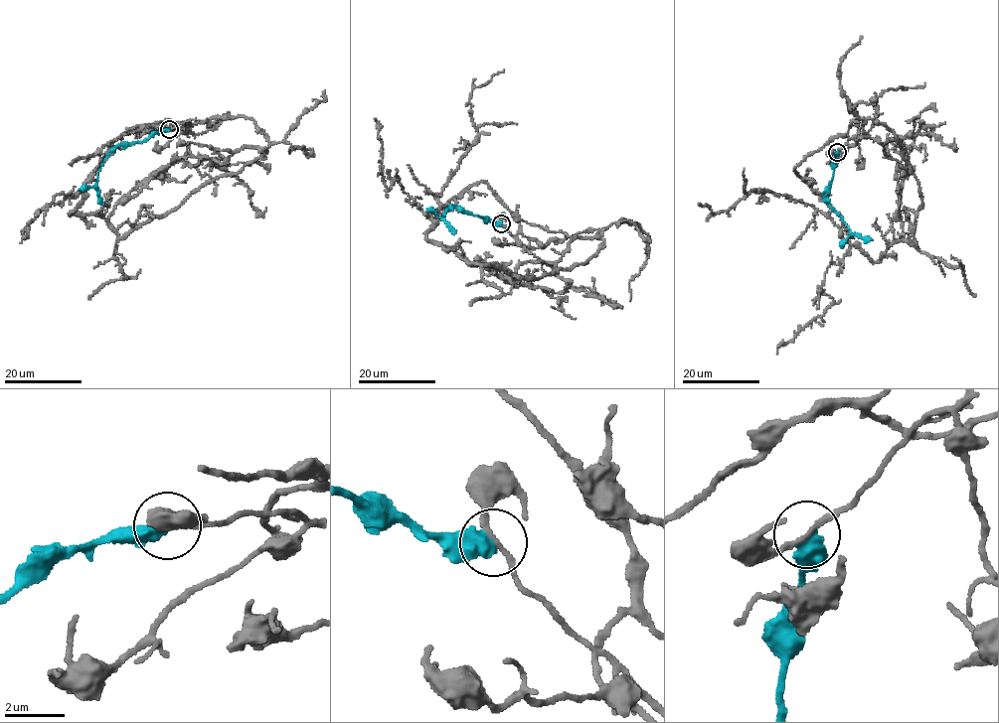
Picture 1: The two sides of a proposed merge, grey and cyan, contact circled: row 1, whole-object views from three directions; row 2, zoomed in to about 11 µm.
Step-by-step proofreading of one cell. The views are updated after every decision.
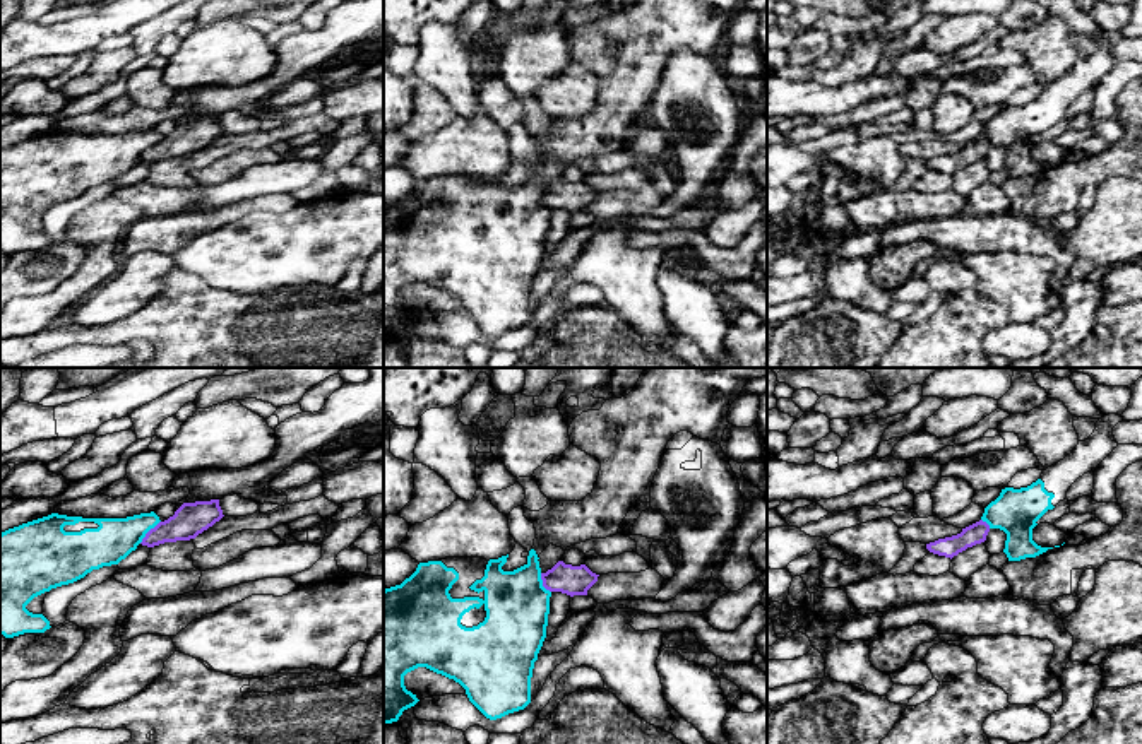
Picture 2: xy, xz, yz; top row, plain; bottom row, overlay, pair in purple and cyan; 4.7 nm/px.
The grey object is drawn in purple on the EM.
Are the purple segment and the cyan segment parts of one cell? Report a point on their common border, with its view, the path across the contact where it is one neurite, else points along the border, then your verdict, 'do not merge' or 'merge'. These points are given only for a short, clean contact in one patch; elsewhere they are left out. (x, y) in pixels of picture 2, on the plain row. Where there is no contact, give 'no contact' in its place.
contact xy (148, 149); do not merge

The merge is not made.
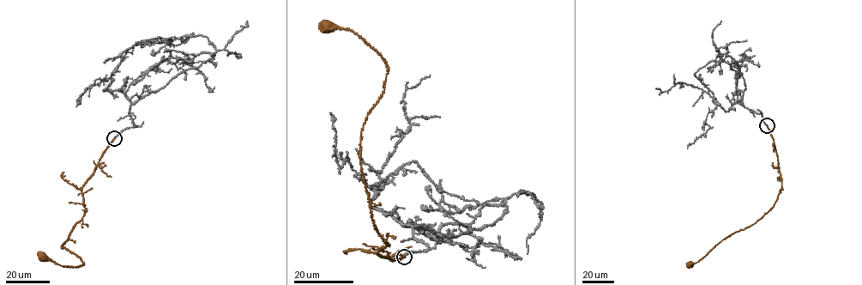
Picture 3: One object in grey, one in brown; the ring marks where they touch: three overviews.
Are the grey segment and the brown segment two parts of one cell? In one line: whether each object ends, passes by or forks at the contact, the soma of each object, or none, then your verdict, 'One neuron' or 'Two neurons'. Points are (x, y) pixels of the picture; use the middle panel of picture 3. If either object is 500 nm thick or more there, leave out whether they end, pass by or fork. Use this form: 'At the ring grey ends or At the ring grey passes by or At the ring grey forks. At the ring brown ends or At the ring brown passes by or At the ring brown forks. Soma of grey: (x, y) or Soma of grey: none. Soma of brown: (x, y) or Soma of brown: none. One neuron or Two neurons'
At the ring grey ends. At the ring brown ends. Soma of grey: none. Soma of brown: (327, 27). One neuron

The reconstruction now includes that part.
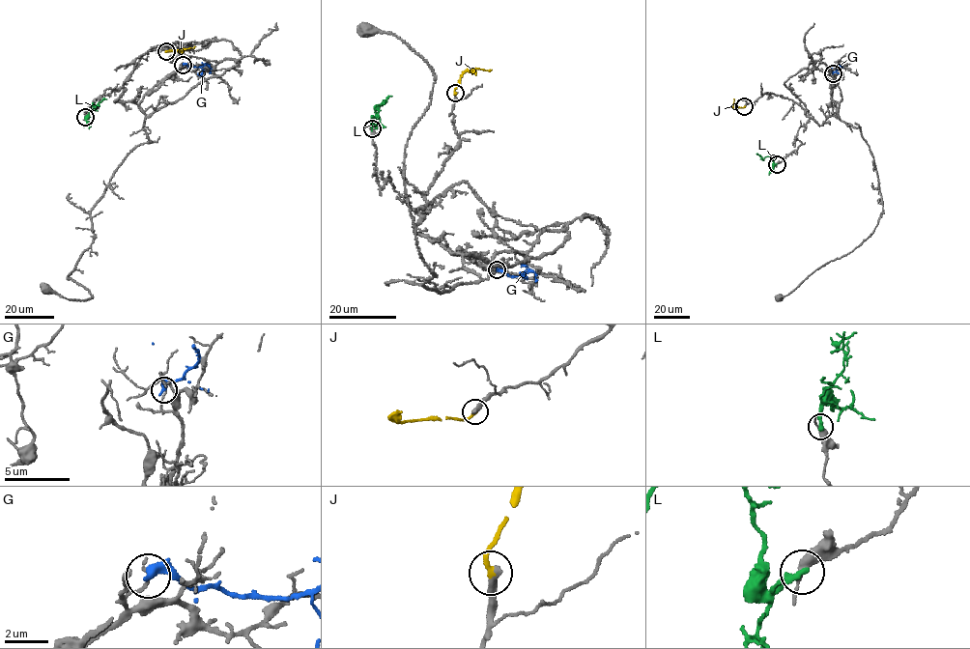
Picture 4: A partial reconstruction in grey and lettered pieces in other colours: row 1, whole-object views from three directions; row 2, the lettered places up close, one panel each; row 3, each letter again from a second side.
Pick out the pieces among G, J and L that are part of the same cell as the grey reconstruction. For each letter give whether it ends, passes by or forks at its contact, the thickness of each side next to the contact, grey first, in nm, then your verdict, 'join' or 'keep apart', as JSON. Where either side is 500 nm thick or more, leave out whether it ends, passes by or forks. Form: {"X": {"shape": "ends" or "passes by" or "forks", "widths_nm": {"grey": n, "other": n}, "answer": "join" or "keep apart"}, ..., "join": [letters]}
{"G": {"shape": "ends", "widths_nm": {"grey": 150, "other": 400}, "answer": "keep apart"}, "J": {"shape": "ends", "widths_nm": {"grey": 380, "other": 280}, "answer": "join"}, "L": {"shape": "ends", "widths_nm": {"grey": 320, "other": 320}, "answer": "keep apart"}, "join": ["J"]}

